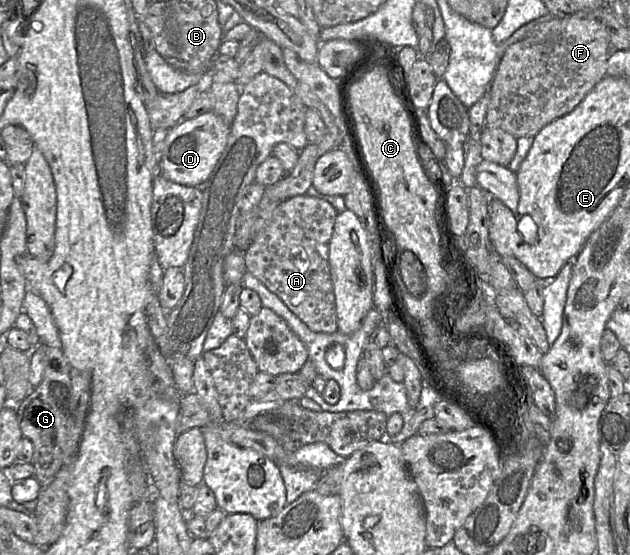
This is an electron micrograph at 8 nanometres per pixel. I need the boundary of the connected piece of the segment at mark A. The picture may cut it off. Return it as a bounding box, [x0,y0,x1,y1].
[244,194,337,333]

